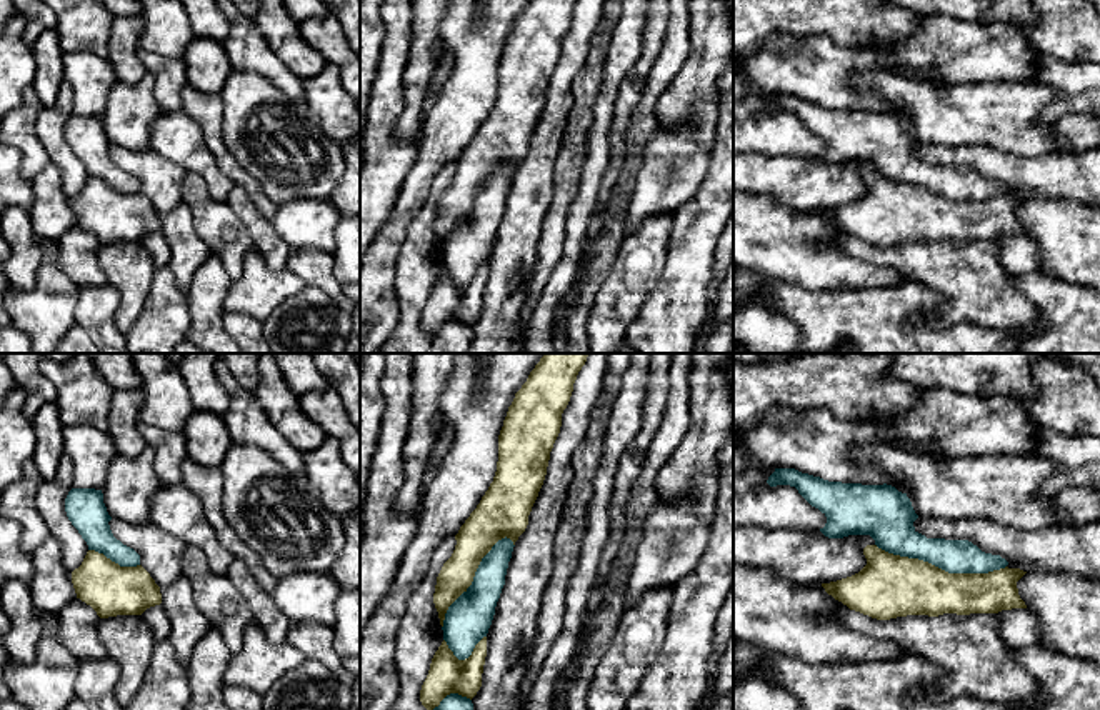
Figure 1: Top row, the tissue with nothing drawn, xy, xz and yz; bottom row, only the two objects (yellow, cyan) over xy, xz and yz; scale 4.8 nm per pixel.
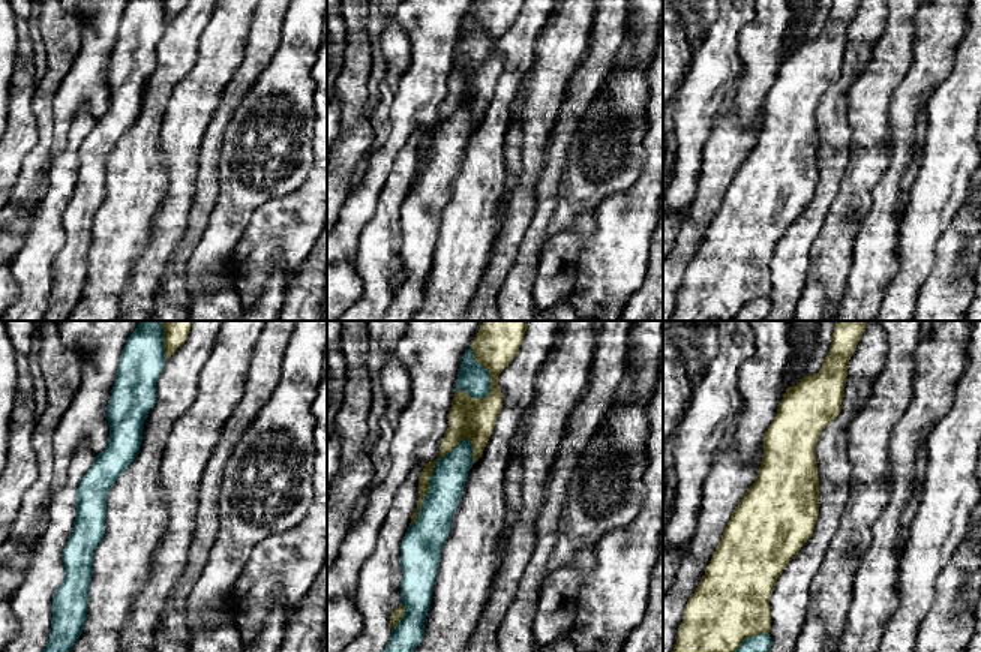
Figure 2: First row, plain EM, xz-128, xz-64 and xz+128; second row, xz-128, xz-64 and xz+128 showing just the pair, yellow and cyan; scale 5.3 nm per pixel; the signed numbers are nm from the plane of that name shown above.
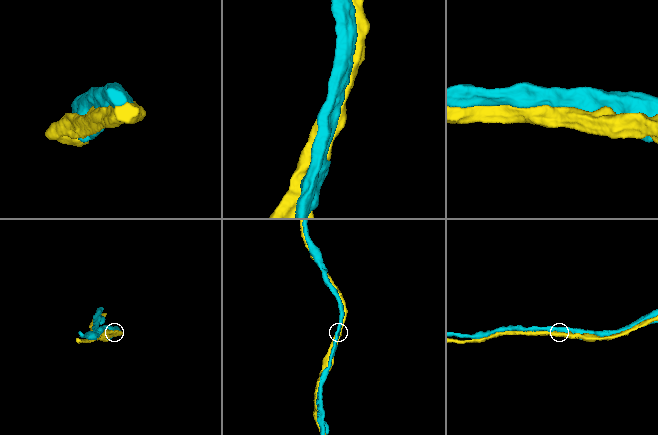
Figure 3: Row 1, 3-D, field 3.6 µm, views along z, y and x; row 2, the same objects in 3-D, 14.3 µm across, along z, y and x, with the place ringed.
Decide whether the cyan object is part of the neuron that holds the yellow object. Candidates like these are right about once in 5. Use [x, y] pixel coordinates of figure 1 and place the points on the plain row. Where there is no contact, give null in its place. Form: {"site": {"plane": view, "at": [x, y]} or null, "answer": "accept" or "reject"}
{"site": {"plane": "yz", "at": [940, 195]}, "answer": "reject"}

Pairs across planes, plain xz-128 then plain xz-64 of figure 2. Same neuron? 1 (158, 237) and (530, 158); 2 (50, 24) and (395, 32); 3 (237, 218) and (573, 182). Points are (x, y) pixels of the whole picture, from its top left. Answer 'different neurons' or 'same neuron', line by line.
1: same neuron
2: same neuron
3: same neuron

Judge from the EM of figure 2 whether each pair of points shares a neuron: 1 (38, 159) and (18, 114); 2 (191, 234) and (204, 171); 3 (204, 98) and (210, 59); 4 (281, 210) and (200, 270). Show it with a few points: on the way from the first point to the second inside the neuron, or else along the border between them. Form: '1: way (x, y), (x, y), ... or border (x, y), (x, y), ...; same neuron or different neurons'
1: border (33, 110), (36, 144), (23, 159), (17, 177); different neurons
2: way (198, 219), (204, 203), (204, 186); same neuron
3: way (204, 89), (210, 68); same neuron
4: border (254, 212), (236, 246), (231, 270); different neurons

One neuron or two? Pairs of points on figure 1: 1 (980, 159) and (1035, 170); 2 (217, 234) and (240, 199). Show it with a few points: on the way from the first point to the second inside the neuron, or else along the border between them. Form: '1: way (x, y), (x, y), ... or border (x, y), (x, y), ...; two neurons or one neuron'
1: way (994, 164), (1010, 170), (1022, 170); one neuron
2: border (224, 202), (242, 222), (254, 244); two neurons

